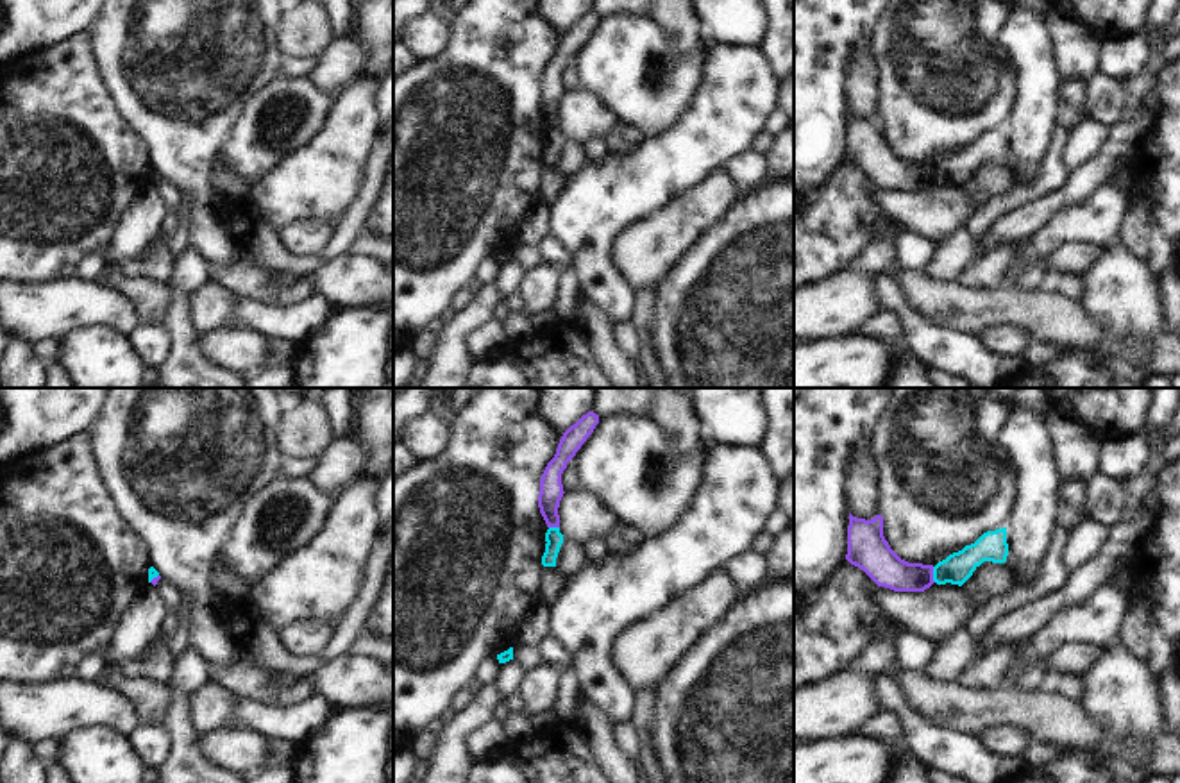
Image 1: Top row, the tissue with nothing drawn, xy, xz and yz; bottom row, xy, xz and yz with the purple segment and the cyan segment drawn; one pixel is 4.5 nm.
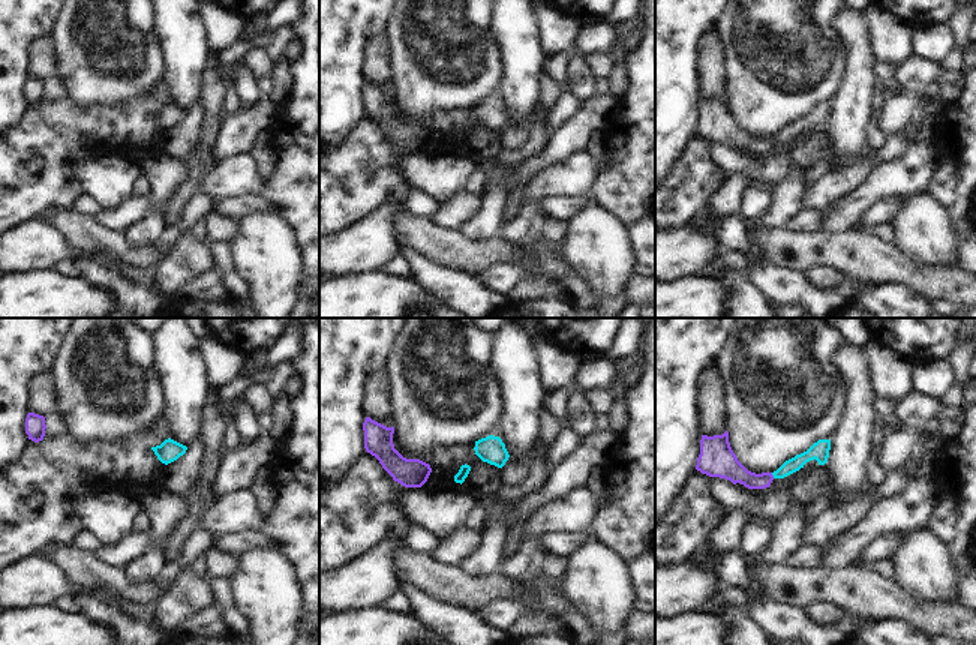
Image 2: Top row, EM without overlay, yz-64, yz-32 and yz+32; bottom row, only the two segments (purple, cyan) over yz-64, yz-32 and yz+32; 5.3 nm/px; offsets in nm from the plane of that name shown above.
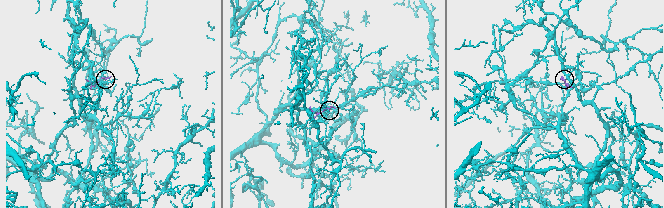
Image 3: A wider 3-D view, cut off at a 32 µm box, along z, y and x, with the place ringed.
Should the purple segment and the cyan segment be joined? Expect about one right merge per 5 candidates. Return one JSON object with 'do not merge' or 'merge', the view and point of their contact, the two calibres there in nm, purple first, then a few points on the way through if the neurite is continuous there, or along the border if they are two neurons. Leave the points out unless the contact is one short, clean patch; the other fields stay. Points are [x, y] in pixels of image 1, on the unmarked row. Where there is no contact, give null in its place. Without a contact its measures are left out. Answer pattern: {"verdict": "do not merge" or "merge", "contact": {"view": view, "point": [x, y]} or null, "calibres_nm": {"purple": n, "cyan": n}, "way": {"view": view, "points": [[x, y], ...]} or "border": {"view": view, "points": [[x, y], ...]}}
{"verdict": "do not merge", "contact": {"view": "yz", "point": [932, 174]}, "calibres_nm": {"purple": 160, "cyan": 140}, "border": {"view": "yz", "points": [[932, 167], [935, 181]]}}

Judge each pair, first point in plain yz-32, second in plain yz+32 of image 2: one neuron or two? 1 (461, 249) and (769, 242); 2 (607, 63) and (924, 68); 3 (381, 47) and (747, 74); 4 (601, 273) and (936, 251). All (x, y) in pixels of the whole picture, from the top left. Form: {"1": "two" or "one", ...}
{"1": "one", "2": "two", "3": "two", "4": "one"}

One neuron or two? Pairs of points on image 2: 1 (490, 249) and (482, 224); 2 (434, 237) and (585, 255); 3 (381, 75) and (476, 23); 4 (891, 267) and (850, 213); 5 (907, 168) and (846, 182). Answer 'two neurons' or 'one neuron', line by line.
1: two neurons
2: two neurons
3: two neurons
4: two neurons
5: two neurons

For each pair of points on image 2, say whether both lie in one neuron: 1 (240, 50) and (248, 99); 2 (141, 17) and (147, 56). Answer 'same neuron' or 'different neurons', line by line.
1: different neurons
2: same neuron

